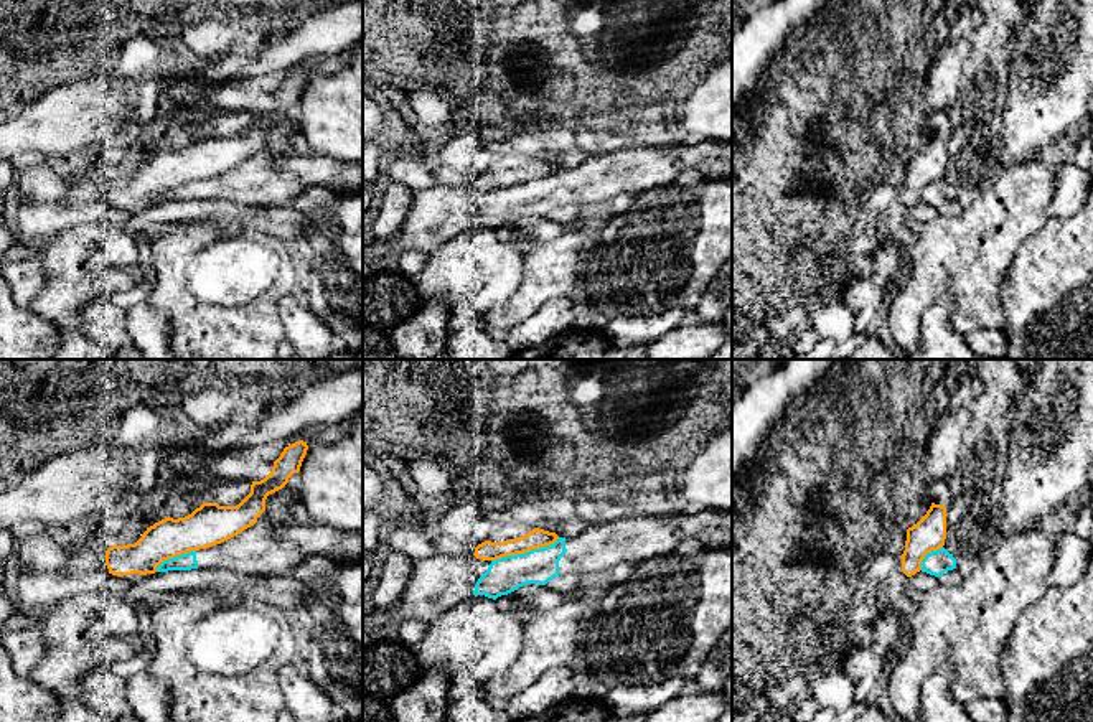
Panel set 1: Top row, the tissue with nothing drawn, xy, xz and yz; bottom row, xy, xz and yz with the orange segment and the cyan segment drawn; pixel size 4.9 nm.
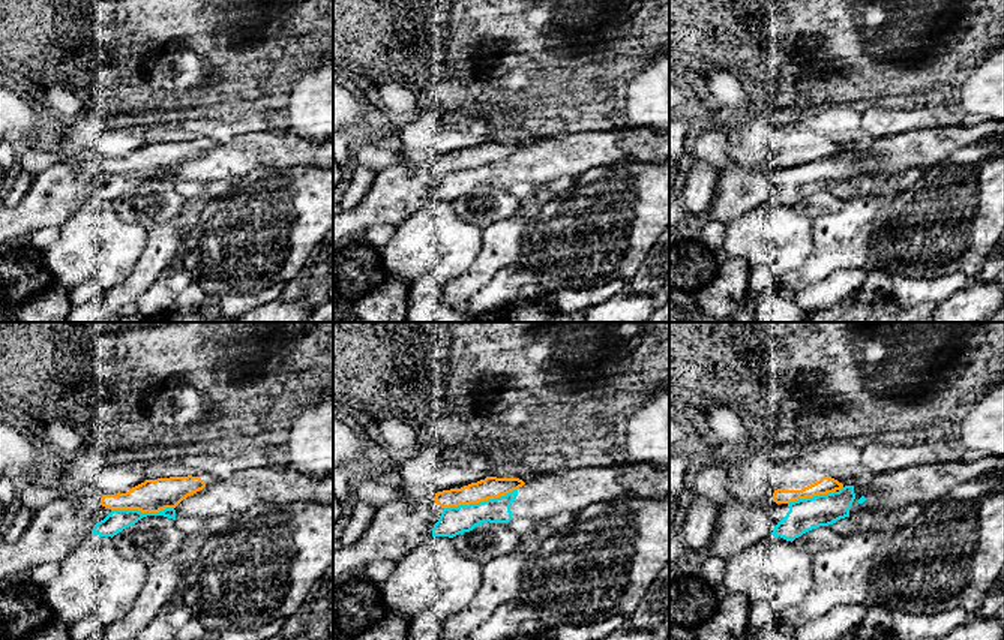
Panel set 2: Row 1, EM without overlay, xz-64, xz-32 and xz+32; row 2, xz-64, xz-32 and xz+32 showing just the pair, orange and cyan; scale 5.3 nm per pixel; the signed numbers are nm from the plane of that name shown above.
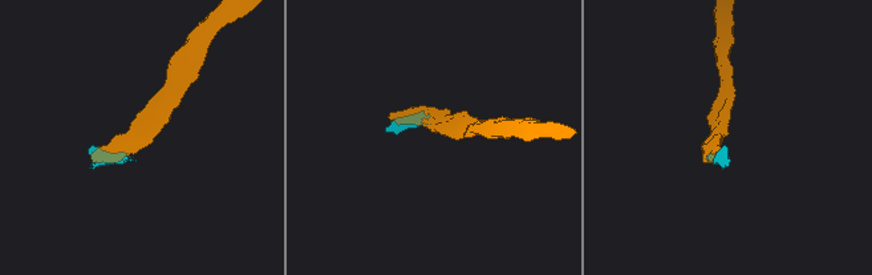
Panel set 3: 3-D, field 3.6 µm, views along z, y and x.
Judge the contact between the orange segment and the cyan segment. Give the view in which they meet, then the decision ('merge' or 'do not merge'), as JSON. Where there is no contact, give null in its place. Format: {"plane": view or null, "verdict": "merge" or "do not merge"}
{"plane": "xz", "verdict": "do not merge"}

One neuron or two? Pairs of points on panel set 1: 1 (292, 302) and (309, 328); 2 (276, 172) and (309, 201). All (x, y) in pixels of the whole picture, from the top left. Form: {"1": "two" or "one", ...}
{"1": "one", "2": "two"}

